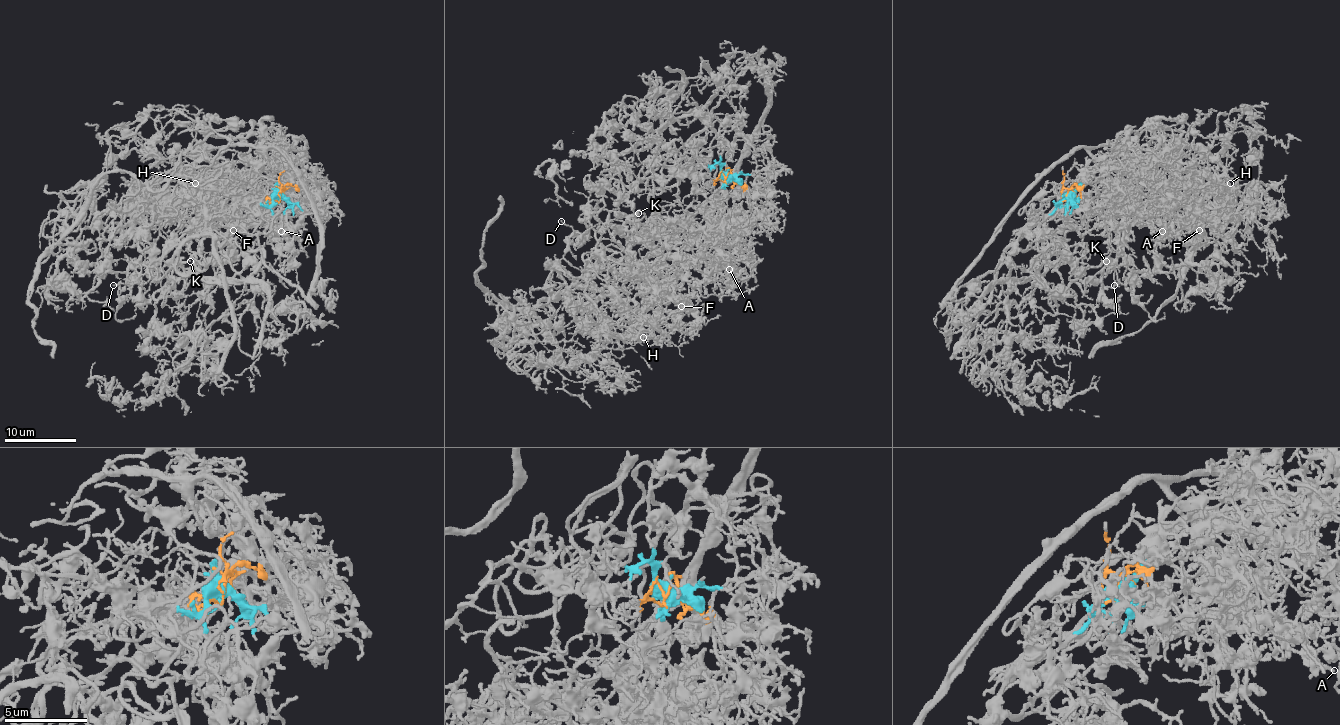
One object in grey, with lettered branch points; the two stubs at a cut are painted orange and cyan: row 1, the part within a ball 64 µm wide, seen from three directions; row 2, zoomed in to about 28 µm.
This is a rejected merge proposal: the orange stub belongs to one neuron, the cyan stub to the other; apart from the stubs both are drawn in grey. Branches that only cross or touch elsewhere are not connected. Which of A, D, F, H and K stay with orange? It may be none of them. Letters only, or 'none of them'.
A, F, H

